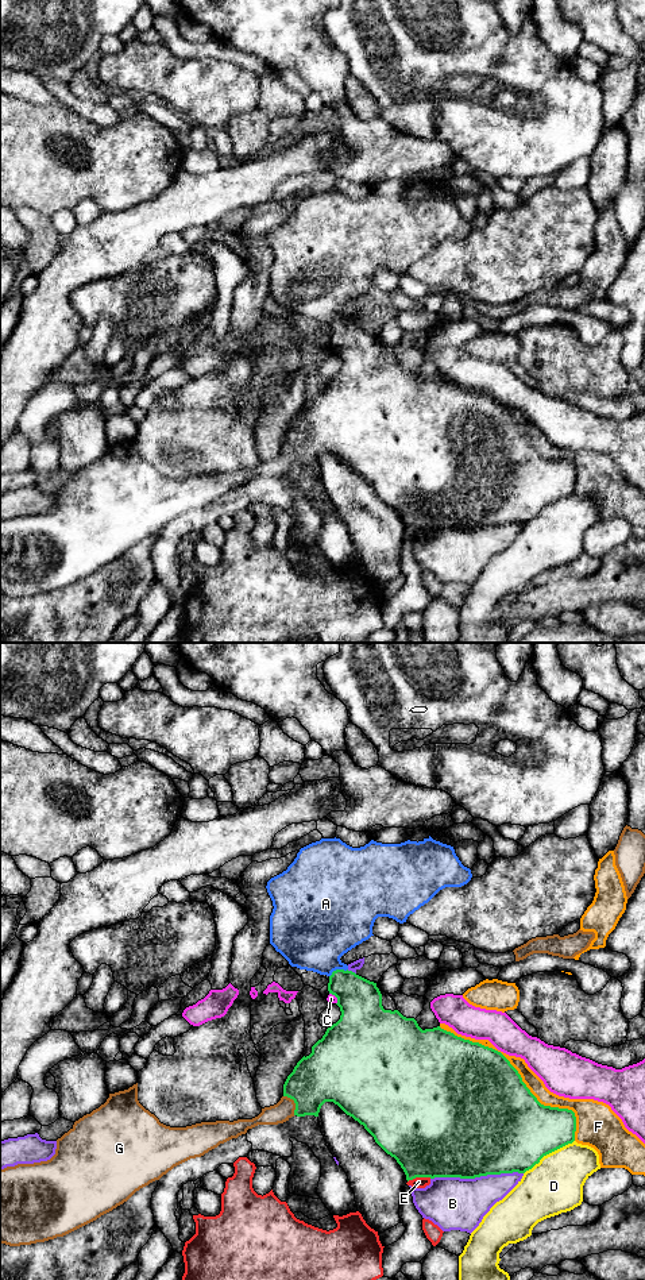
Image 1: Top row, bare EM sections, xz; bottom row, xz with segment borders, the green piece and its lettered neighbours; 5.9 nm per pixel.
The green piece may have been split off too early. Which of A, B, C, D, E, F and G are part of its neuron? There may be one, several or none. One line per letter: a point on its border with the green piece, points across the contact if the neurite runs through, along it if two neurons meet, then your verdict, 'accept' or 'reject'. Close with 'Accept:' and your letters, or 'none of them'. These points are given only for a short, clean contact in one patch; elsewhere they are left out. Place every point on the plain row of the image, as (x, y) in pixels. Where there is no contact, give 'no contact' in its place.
A: contact xz (338, 322); way xz (359, 351), (340, 331), (338, 322), (313, 288); accept
B: contact xz (477, 528); reject
C: contact xz (336, 349); reject
D: contact xz (548, 505); reject
E: contact xz (418, 528); reject
F: contact xz (521, 430); reject
G: contact xz (294, 454); reject
Accept: A

